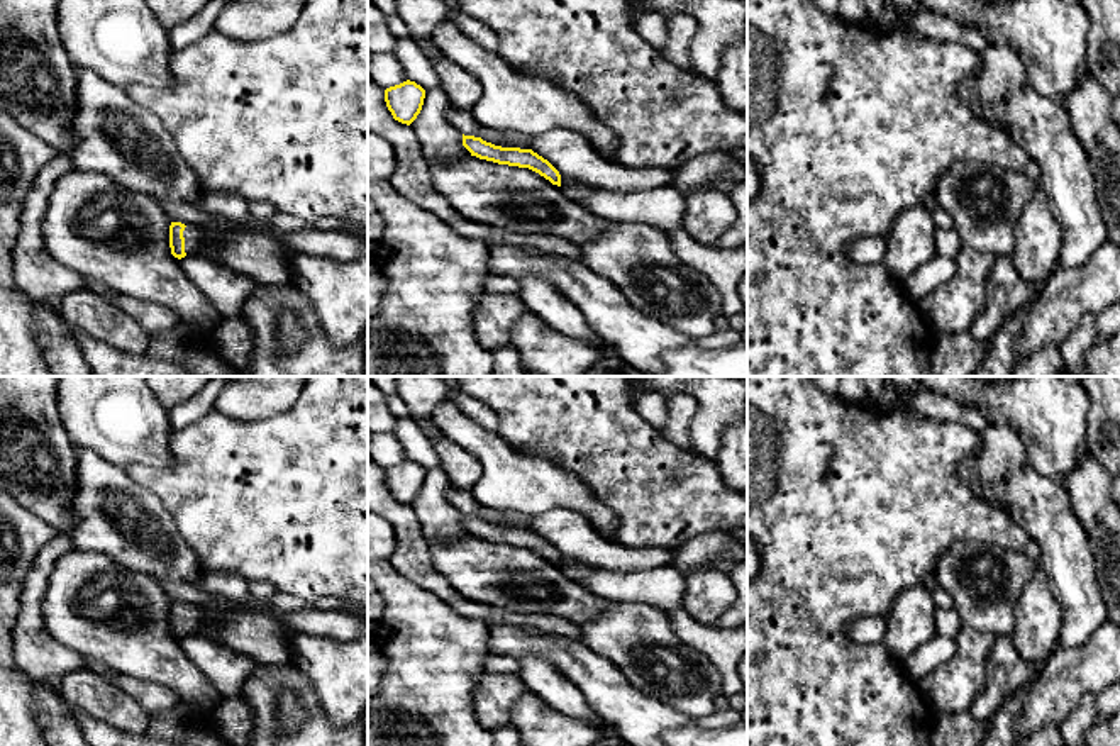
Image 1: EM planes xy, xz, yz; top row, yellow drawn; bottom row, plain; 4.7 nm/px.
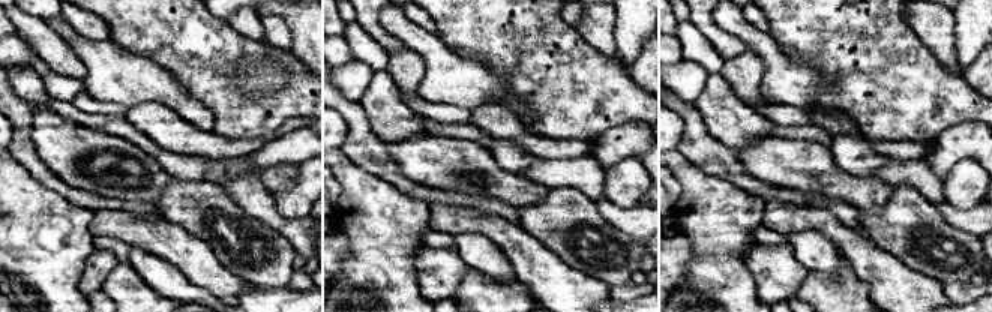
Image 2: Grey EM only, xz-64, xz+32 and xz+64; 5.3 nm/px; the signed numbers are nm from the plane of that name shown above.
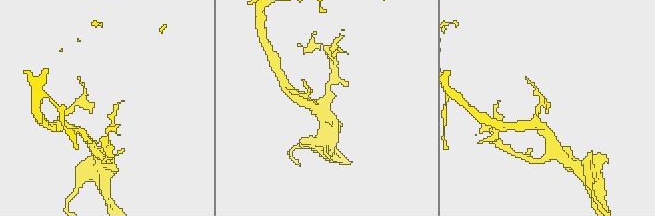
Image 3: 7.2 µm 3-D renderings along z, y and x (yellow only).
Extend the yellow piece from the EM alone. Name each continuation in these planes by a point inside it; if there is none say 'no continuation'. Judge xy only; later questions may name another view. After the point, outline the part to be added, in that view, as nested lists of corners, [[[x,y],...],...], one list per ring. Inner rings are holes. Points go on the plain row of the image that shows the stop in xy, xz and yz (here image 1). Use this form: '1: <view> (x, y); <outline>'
1: xy (194, 617); [[[186,605],[183,610],[185,617],[185,632],[186,636],[197,636],[197,632],[202,629],[203,622],[207,621],[207,615],[193,605]]]

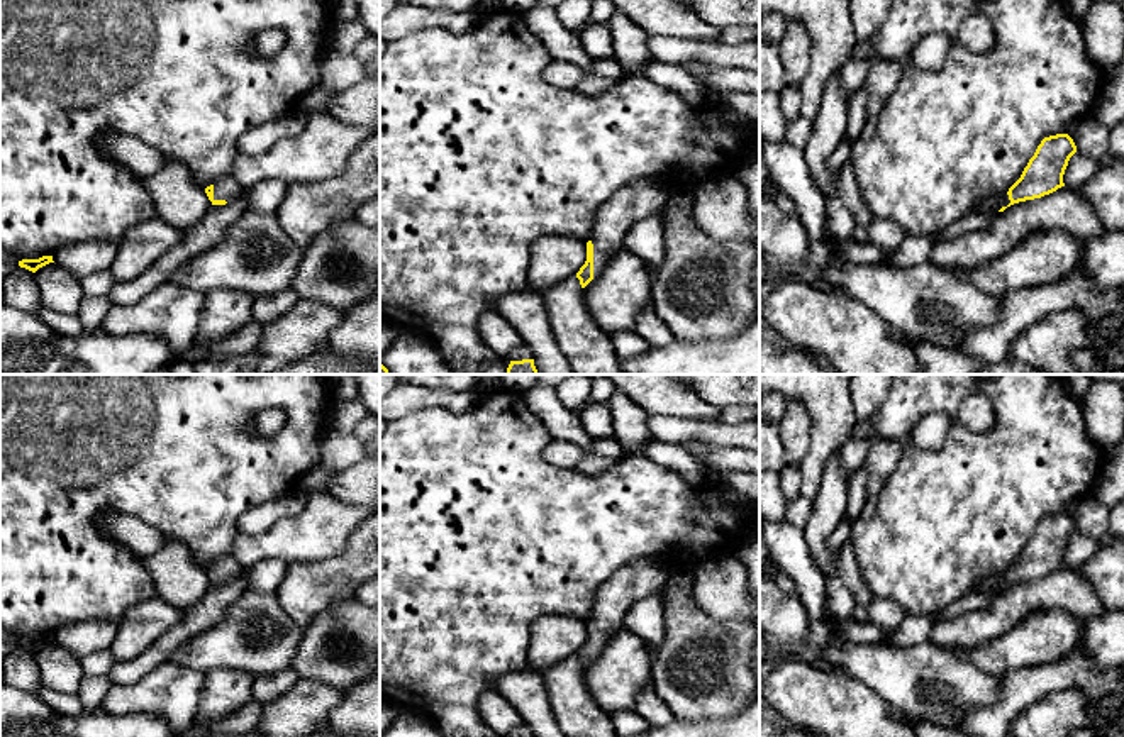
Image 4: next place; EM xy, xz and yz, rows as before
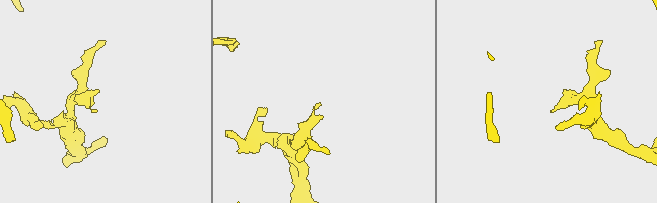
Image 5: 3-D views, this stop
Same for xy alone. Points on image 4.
1: xy (228, 568); [[[232,554],[222,556],[214,562],[214,579],[231,581],[244,574],[244,571],[242,564]]]

